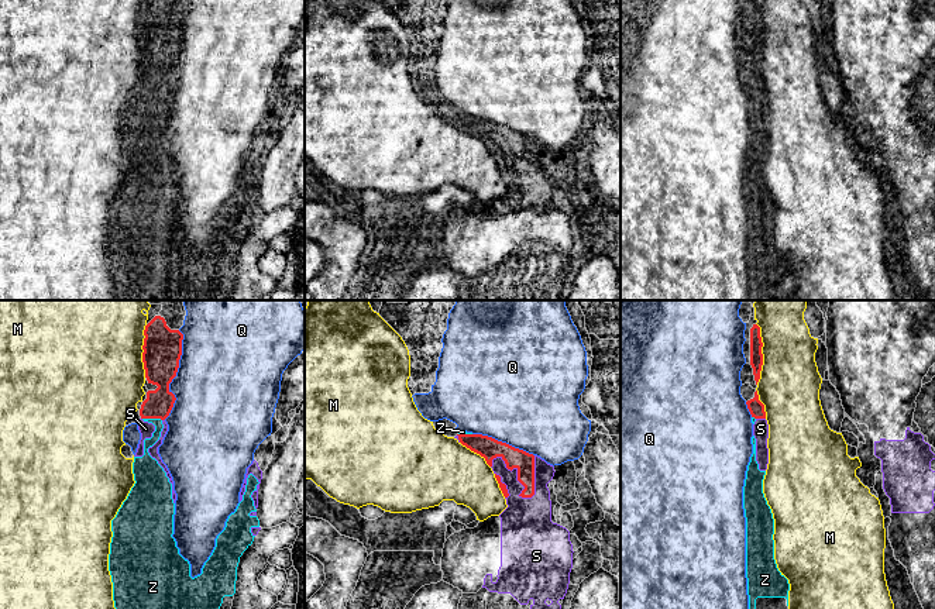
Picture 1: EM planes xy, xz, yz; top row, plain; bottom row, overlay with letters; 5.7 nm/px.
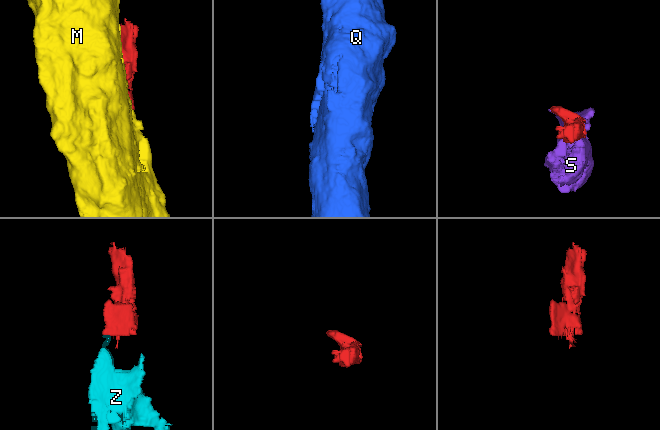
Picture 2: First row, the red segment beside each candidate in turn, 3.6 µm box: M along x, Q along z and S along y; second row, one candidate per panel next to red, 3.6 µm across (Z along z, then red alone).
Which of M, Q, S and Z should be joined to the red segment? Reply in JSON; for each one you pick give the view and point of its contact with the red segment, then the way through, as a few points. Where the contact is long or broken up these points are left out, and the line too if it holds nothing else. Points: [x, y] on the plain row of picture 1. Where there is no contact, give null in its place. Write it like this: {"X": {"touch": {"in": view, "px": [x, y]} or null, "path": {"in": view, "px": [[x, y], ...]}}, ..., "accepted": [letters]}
{"Z": {"touch": {"in": "xy", "px": [153, 102]}, "path": {"in": "xy", "px": [[160, 86], [153, 95], [153, 102], [157, 119], [145, 144]]}}, "accepted": ["Z"]}

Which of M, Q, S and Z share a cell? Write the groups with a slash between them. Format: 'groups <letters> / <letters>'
groups M / Q / S / Z

